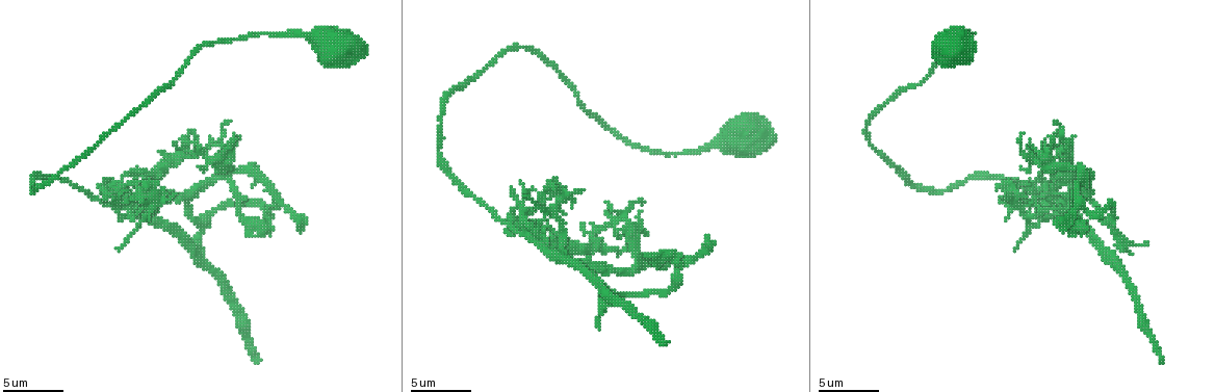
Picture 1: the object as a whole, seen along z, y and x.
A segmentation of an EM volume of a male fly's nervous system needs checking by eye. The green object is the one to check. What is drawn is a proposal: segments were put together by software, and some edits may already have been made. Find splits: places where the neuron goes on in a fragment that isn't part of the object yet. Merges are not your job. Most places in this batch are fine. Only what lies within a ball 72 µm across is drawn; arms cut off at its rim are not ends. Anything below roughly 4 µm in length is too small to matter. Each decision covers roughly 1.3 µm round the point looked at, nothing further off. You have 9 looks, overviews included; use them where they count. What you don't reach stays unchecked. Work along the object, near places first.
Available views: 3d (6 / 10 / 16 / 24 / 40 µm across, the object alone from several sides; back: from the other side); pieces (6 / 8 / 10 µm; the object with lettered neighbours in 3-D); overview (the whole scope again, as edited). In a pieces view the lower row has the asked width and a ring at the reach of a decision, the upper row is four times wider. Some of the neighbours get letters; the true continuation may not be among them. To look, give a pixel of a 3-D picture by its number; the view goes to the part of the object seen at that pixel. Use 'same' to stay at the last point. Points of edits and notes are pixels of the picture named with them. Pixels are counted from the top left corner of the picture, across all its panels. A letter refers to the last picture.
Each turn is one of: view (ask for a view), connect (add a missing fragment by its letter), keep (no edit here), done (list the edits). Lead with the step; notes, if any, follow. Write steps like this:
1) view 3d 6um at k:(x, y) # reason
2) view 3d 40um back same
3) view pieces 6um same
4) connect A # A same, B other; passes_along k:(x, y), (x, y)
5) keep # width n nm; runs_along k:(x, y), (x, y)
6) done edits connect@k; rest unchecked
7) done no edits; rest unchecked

view 3d 10um at 1:(1064, 228) # branch stops here

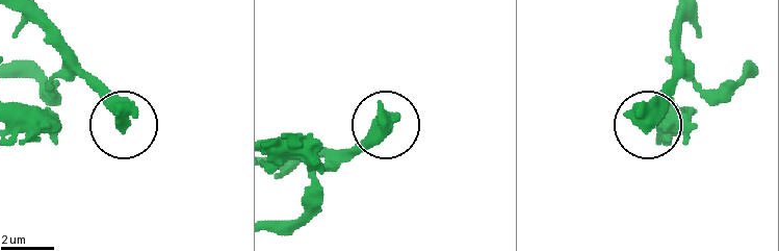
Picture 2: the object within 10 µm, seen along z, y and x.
view pieces 6um at 2:(384, 123)

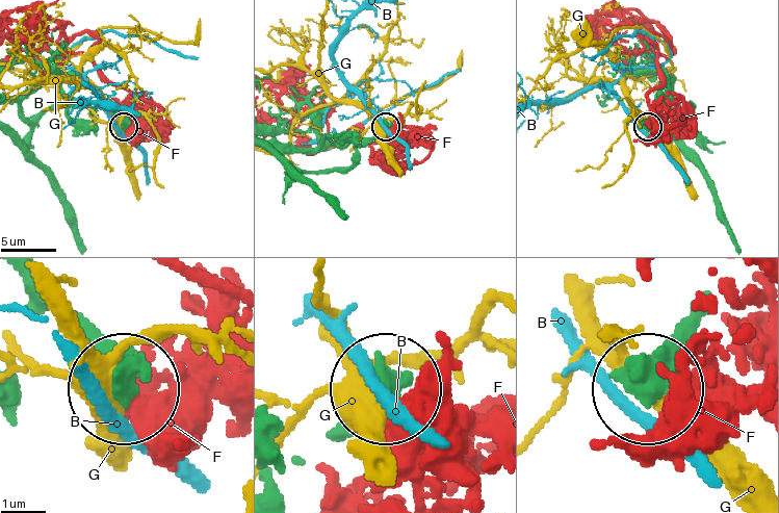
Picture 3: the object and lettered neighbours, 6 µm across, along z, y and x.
keep # B other, F other, G other; runs_along 3:(698, 322), (649, 385); none of them fits

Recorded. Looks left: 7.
view pieces 6um at 1:(642, 202) # tapers out

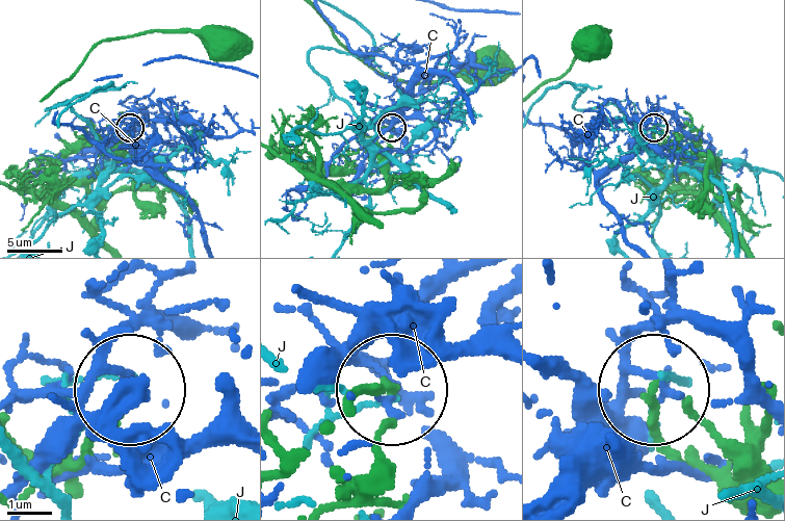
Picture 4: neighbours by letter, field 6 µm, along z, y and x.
keep # width 170 nm; C other, J other; runs_along 4:(687, 456), (657, 425), (654, 396); no lettered fragment goes on from it

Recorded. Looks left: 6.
view 3d 6um at 1:(598, 328) # thin end

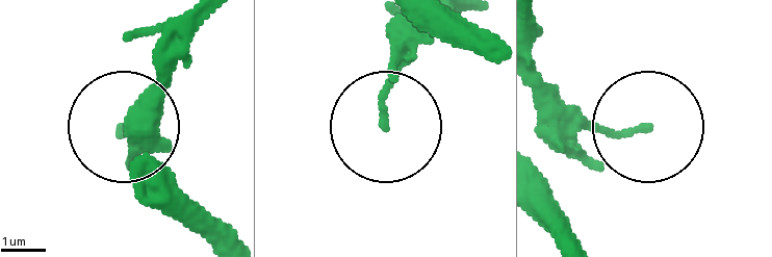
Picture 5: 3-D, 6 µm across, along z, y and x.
view pieces 6um at 5:(385, 125)

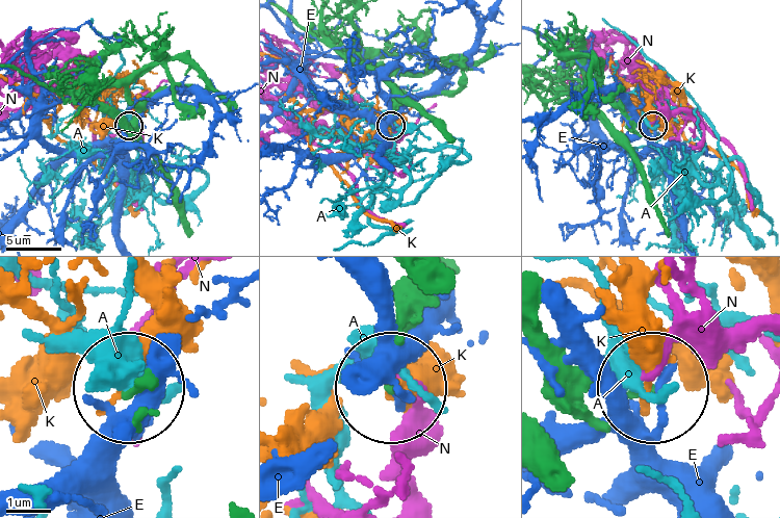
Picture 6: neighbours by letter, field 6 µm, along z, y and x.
keep # A other, E other, K other, N other; none of them fits

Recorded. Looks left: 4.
view pieces 6um at 1:(114, 198) # an open end

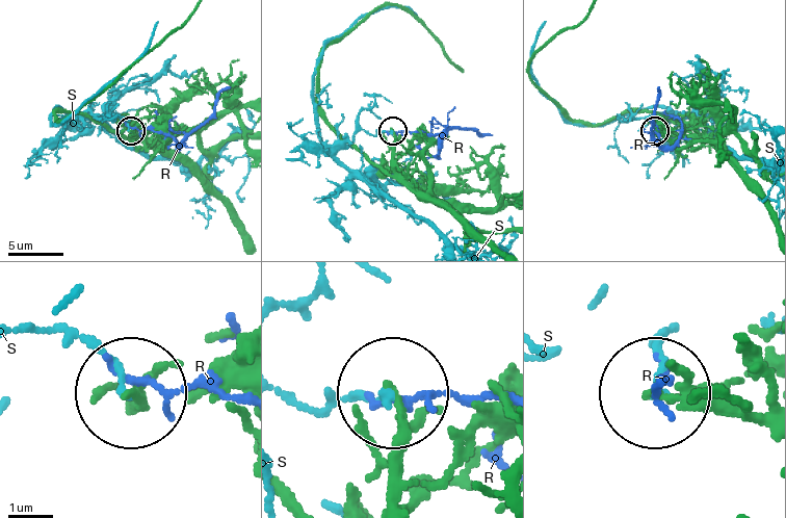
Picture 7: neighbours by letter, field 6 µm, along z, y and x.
keep # R other, S other; runs_along 7:(323, 52), (318, 113), (376, 164), (393, 144), (394, 131); none of them fits

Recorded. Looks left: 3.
done no edits; rest unchecked

